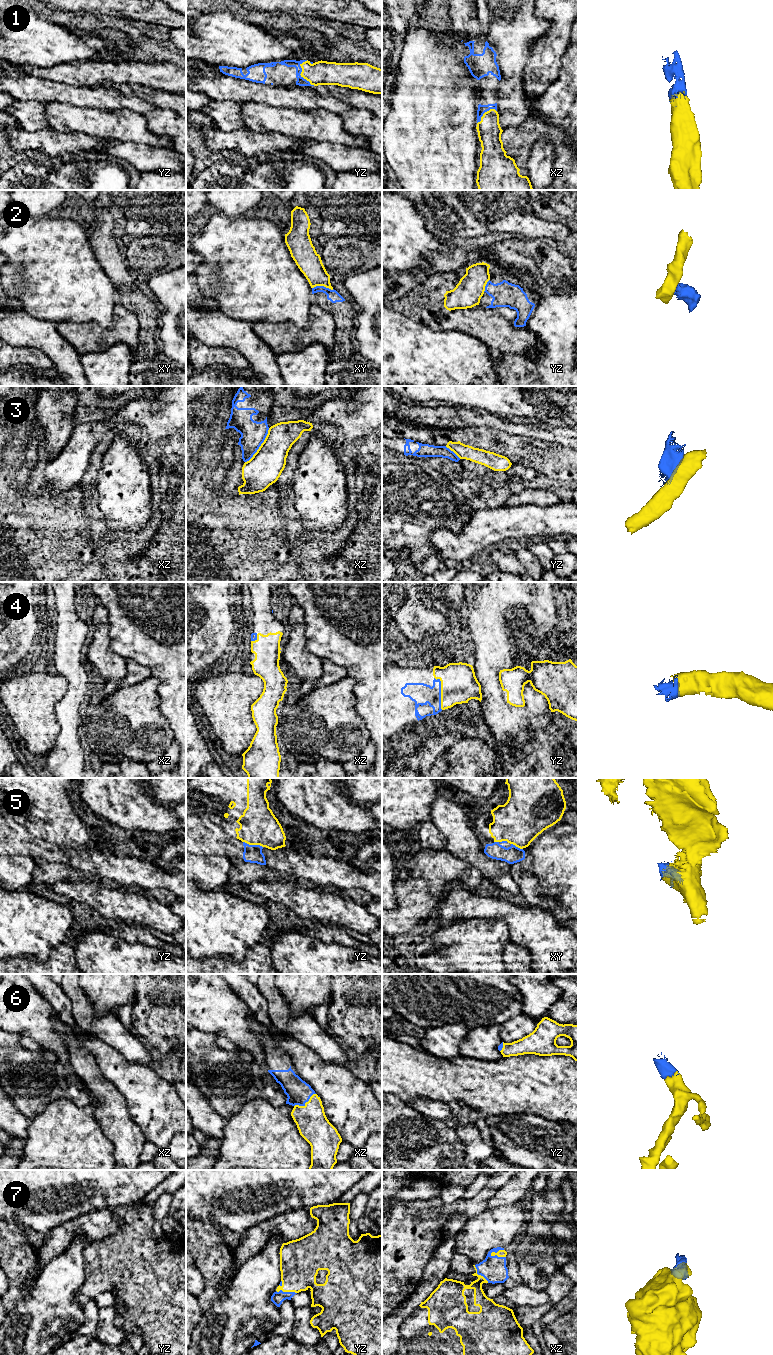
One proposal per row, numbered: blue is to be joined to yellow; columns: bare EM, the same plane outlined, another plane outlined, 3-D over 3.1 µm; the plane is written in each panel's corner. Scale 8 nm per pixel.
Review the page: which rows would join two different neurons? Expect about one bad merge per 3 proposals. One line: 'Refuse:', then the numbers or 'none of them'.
Refuse: 2, 3, 5

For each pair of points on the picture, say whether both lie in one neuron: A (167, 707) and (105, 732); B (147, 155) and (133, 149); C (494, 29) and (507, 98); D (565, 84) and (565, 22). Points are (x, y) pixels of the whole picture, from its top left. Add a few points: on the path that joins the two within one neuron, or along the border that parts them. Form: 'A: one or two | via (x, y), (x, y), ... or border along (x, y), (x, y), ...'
A: two | border along (157, 687), (160, 711), (172, 730)
B: one | via (144, 155), (139, 155), (136, 152)
C: one | via (509, 46), (509, 81)
D: two | border along (567, 47), (561, 59), (558, 75)

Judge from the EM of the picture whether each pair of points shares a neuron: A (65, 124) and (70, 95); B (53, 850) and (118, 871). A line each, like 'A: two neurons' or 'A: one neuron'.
A: two neurons
B: one neuron

